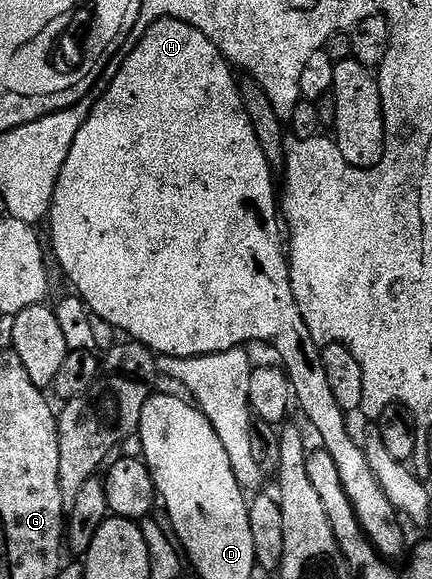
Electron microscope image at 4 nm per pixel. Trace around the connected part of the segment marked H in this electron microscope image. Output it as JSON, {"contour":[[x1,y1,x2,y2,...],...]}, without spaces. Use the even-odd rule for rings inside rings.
{"contour":[[159,19,144,28,142,35,145,36,134,45,133,52,122,61,117,76,109,83,109,88,106,86,101,92,100,99,94,102,79,133,75,133,71,153,67,153,67,161,59,173,59,181,53,194,53,206,50,207,47,216,49,231,53,234,53,251,57,254,57,263,65,270,66,277,73,282,72,290,80,296,98,320,101,318,103,322,126,331,129,334,126,336,130,340,142,343,158,356,174,355,180,359,193,359,197,355,214,355,244,348,250,345,249,343,274,343,281,354,280,366,285,374,291,377,292,398,296,406,297,403,301,406,301,411,309,418,310,425,317,430,317,435,321,438,320,446,327,453,331,453,335,469,339,469,339,481,343,481,343,489,351,501,362,533,382,557,389,561,397,561,405,551,402,520,376,481,371,466,368,465,364,446,353,441,347,431,346,411,339,405,339,401,335,401,327,378,327,368,323,365,322,344,317,343,315,337,311,337,311,329,307,329,307,321,303,321,303,313,299,313,299,305,295,301,295,293,289,280,287,247,283,242,283,223,279,218,279,195,278,192,277,195,273,192,275,171,270,167,267,157,263,157,259,137,255,137,255,129,251,129,251,117,247,117,247,109,243,105,238,76,233,76,234,68,219,48,207,41,207,37,199,33,199,29,183,21]]}

